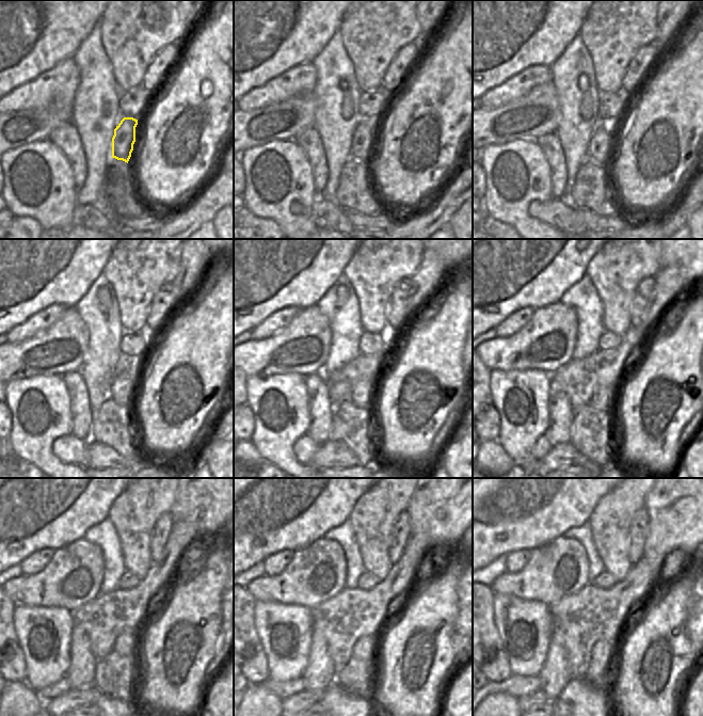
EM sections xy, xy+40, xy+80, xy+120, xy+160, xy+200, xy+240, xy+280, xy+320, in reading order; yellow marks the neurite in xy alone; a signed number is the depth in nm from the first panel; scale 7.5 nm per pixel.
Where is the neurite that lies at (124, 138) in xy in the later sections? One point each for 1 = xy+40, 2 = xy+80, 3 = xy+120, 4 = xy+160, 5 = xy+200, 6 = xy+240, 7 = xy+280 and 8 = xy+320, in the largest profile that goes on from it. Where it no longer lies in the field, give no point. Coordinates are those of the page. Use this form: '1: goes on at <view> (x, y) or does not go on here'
1: goes on at xy+40 (363, 138)
2: goes on at xy+80 (600, 148)
3: goes on at xy+120 (122, 388)
4: goes on at xy+160 (362, 395)
5: goes on at xy+200 (602, 399)
6: goes on at xy+240 (125, 643)
7: goes on at xy+280 (364, 649)
8: goes on at xy+320 (602, 652)

